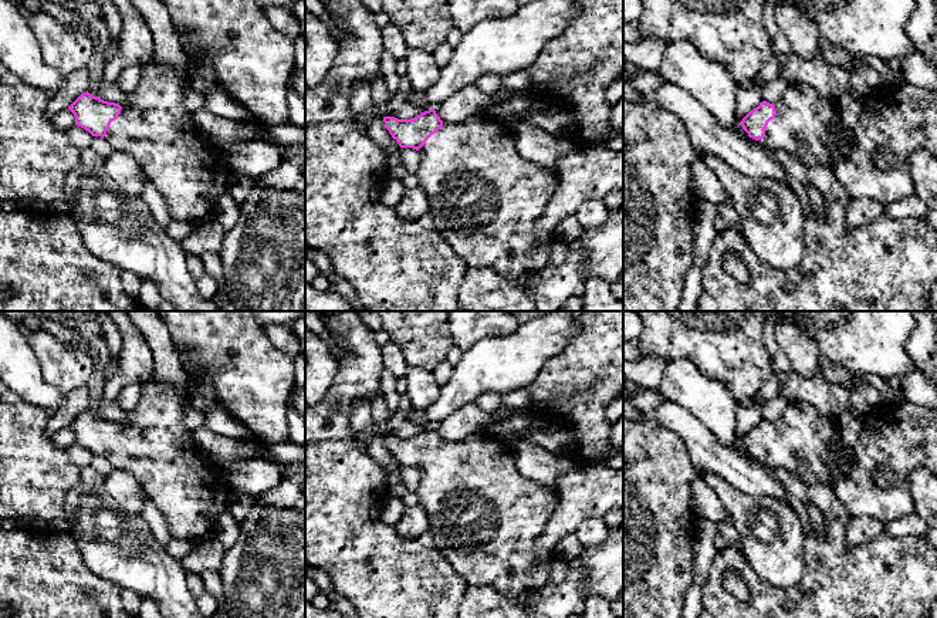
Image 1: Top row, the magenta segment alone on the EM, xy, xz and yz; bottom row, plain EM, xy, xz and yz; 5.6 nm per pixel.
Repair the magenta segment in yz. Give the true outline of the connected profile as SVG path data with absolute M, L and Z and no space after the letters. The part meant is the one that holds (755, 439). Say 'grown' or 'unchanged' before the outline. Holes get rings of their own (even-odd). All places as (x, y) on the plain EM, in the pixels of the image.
grown; M791 402L775 422L760 421L740 440L750 456L796 475L808 487L829 486L829 463L840 446L855 465L855 450L842 438L839 422L821 415L811 403Z

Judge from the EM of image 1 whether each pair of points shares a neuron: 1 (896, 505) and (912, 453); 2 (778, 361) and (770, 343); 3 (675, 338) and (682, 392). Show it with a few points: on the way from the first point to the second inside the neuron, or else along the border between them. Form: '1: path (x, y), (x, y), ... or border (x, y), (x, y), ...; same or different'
1: path (900, 492), (902, 466); same
2: path (778, 357), (773, 347); same
3: border (666, 360), (689, 358), (706, 377); different

